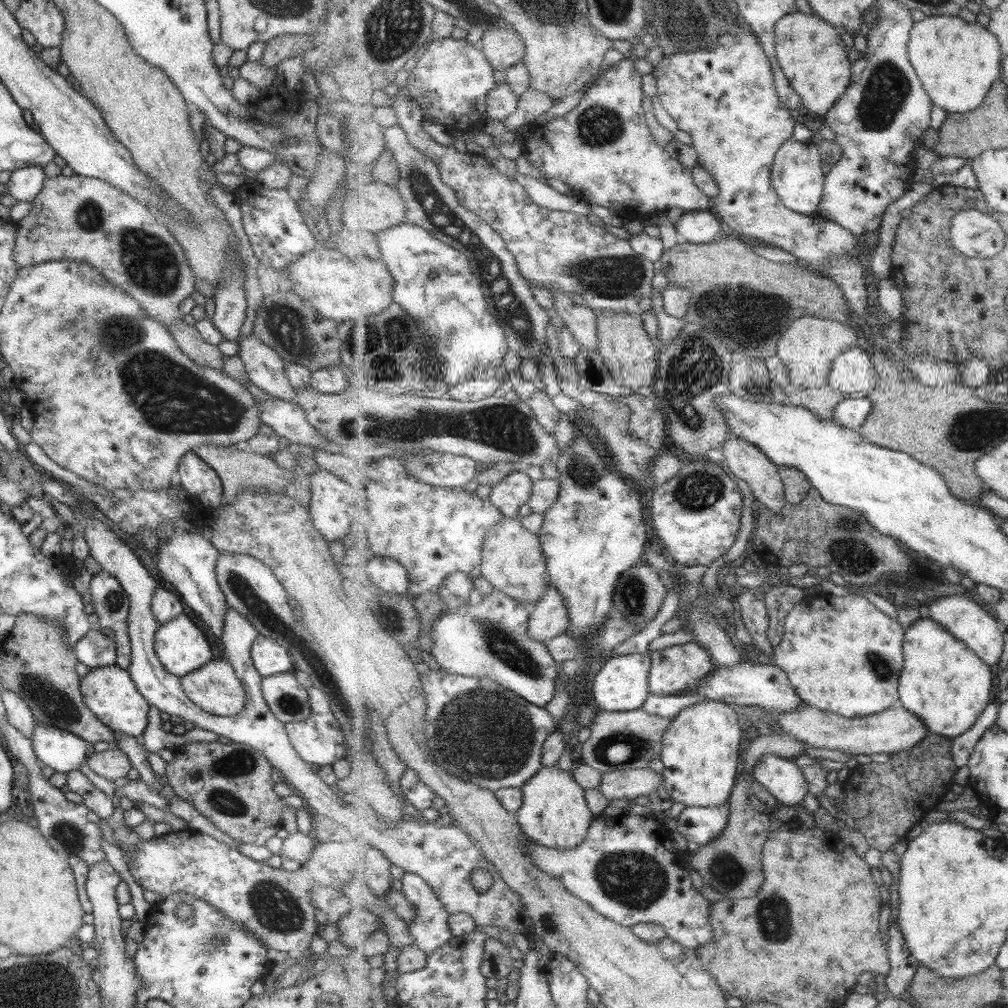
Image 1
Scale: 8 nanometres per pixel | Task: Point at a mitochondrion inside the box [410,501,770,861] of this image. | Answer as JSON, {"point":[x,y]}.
{"point":[495,743]}

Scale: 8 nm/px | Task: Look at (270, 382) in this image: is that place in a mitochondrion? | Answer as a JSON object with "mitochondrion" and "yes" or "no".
{"mitochondrion":"no"}

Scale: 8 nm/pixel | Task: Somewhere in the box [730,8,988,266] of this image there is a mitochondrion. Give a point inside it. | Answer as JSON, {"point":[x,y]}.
{"point":[886,91]}

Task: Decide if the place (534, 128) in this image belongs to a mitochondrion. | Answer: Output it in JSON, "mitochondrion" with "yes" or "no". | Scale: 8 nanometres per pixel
{"mitochondrion":"no"}

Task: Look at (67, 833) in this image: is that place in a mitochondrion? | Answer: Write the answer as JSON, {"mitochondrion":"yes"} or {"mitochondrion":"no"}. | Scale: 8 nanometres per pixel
{"mitochondrion":"yes"}

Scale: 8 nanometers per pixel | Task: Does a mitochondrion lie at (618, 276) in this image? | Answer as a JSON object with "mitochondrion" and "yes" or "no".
{"mitochondrion":"yes"}

